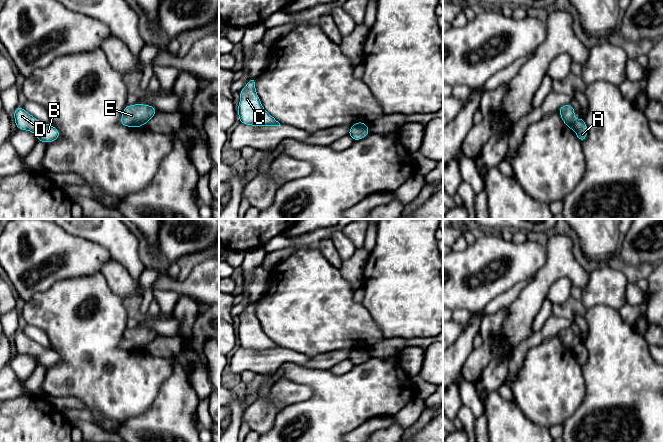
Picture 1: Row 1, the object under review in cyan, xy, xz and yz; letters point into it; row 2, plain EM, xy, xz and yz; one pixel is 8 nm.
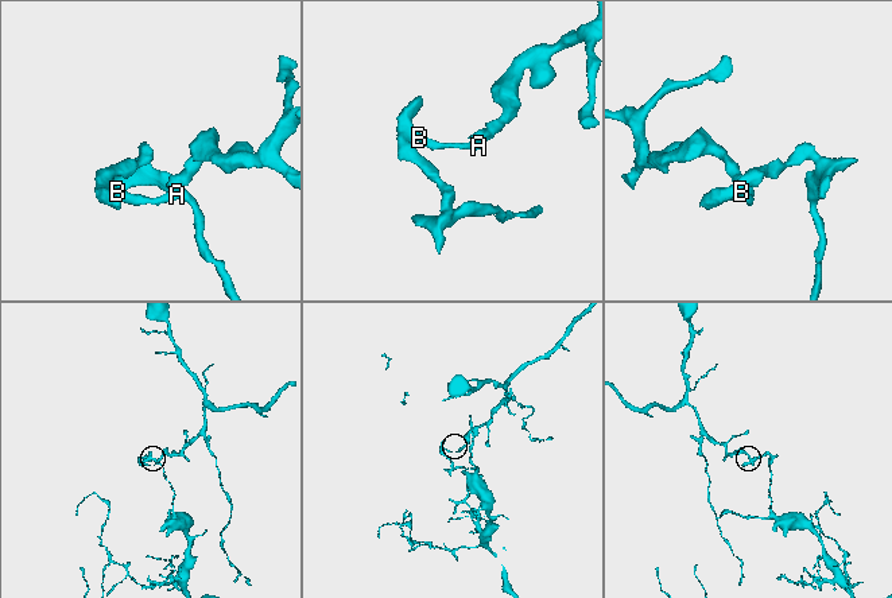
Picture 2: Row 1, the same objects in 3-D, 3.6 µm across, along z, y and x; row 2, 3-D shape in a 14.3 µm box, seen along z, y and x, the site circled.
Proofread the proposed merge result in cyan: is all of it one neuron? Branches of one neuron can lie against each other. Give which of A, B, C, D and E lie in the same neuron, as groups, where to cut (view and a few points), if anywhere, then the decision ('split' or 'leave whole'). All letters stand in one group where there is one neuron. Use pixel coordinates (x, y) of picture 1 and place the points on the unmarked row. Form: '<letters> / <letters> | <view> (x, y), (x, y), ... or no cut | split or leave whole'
A B C D / E | yz (573, 345), (569, 351) | split

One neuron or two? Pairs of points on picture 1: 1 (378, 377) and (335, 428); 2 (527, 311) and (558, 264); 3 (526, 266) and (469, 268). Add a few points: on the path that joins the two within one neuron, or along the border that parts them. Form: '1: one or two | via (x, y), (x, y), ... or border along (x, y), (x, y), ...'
1: one | via (365, 390), (340, 415)
2: one | via (530, 299), (547, 276)
3: one | via (512, 258), (502, 254), (483, 266)

